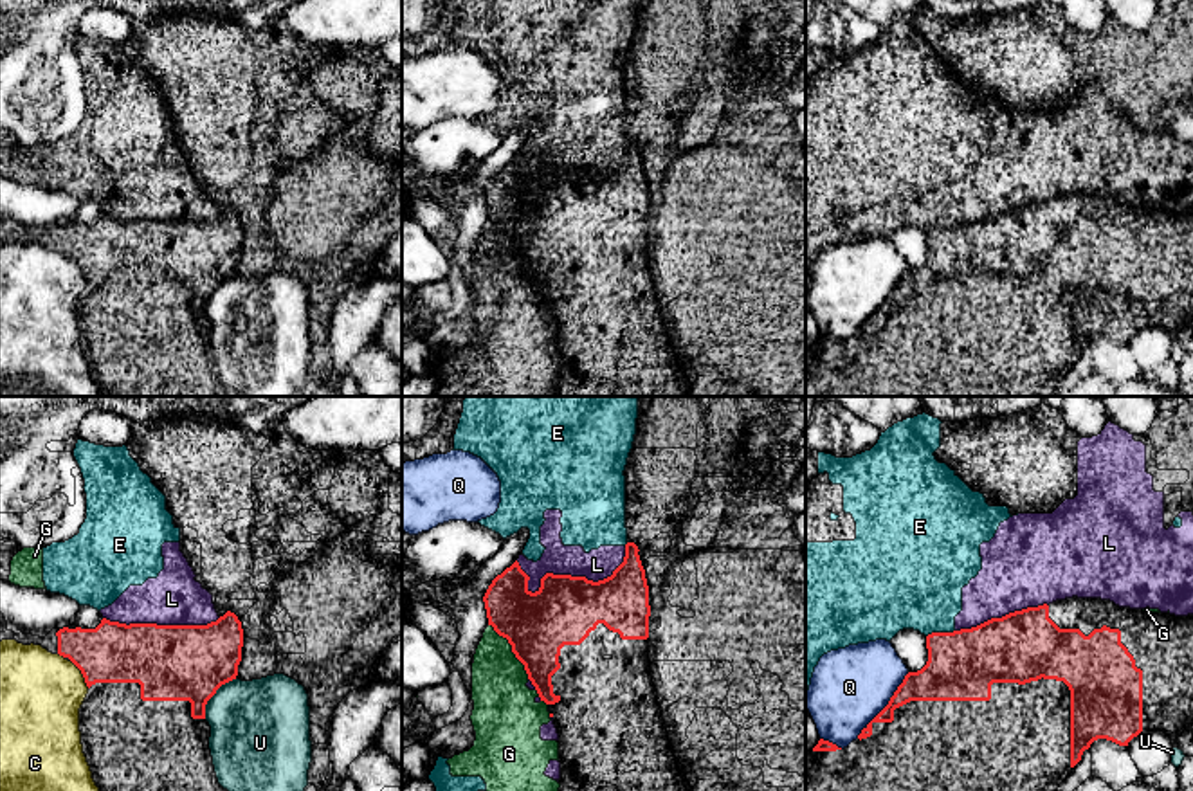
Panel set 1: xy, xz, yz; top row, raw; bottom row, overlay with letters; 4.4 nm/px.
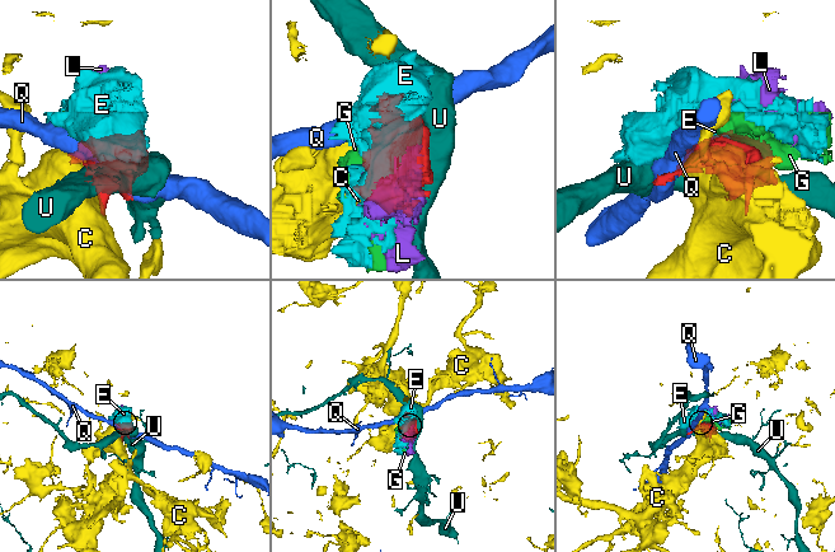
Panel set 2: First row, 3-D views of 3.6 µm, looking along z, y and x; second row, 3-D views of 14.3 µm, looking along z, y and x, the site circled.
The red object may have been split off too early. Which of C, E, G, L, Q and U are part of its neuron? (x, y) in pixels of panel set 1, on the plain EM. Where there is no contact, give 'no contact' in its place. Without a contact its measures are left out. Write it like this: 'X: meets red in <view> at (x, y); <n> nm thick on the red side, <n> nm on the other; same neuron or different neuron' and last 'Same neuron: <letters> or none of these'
C: meets red in xy at (81, 269); 280 nm thick on the red side, 360 nm on the other; different neuron
E: meets red in yz at (939, 229); 320 nm thick on the red side, 420 nm on the other; different neuron
G: meets red in xz at (512, 247); 300 nm thick on the red side, 280 nm on the other; different neuron
L: meets red in xz at (566, 172); 300 nm thick on the red side, 140 nm on the other; different neuron
Q: meets red in yz at (887, 301); 180 nm thick on the red side, 340 nm on the other; different neuron
U: meets red in xy at (215, 289); 340 nm thick on the red side, 440 nm on the other; different neuron
Same neuron: none of these

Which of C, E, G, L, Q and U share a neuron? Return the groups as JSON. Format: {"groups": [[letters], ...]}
{"groups": [["C"], ["E", "G", "L"], ["Q"], ["U"]]}

